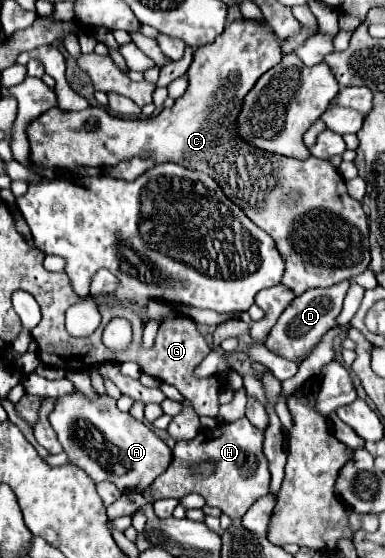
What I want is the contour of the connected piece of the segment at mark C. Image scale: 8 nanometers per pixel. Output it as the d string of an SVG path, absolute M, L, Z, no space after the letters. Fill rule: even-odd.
M237 19L225 27L225 31L213 41L195 51L193 63L187 71L189 87L183 97L179 97L173 109L163 109L157 117L151 119L117 119L109 115L103 107L87 107L83 111L61 111L49 109L47 115L33 119L27 125L27 137L31 143L31 161L43 167L55 169L75 169L75 167L105 167L135 155L151 157L157 163L179 163L183 167L191 167L195 171L211 175L225 195L243 209L243 213L263 231L267 231L277 251L285 261L285 277L283 283L295 291L295 295L305 293L313 287L331 287L343 279L351 279L357 273L369 267L369 225L367 215L359 201L351 199L345 189L345 181L329 161L311 157L307 161L297 161L291 157L259 151L249 143L243 143L235 131L235 119L239 115L239 107L243 97L251 91L253 83L275 67L281 61L281 43L275 39L271 27L261 21L251 19ZM299 191L301 199L297 207L281 207L281 193Z

